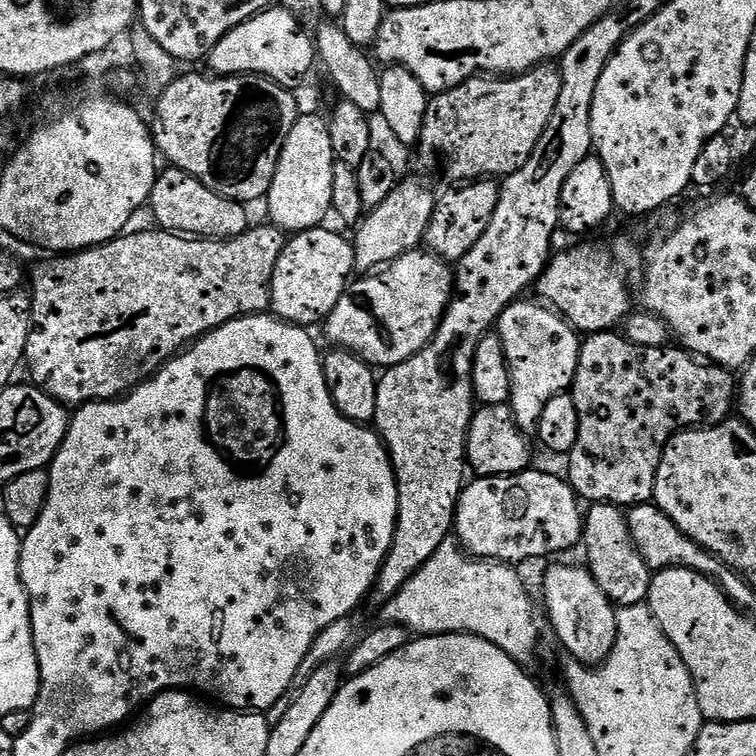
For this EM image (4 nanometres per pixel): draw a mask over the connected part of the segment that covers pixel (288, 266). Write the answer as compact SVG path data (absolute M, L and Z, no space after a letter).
M328 226L311 228L305 232L297 232L285 243L282 254L274 266L272 275L272 303L271 311L281 320L286 320L290 324L297 326L319 325L327 320L329 314L338 306L338 298L348 289L350 281L356 272L354 262L354 250L352 241L346 235L339 236L336 232L331 232Z

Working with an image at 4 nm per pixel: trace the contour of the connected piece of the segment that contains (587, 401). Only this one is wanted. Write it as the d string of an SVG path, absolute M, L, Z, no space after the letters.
M613 330L610 332L591 333L581 343L578 370L574 374L570 395L574 406L578 410L578 438L574 442L571 452L567 453L566 456L566 460L568 460L566 479L572 485L581 501L587 502L589 505L617 504L619 508L627 510L635 508L638 504L647 504L653 499L654 486L658 478L658 466L662 462L664 448L670 442L672 436L675 436L677 432L687 432L689 428L703 428L713 424L720 424L733 415L734 405L738 400L738 380L729 369L720 368L716 364L701 362L691 352L686 352L679 346L665 346L662 348L634 346L634 342L624 339L619 331Z

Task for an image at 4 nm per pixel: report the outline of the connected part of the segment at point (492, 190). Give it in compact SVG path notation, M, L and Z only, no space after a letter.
M492 178L452 186L449 192L441 191L436 198L430 226L424 235L427 251L445 262L461 260L467 252L474 250L474 242L486 234L486 226L490 226L490 218L494 218L494 210L498 210L499 197L500 184Z

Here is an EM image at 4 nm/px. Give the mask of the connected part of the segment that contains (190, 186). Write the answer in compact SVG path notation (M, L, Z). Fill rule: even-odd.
M165 167L157 175L152 187L152 199L150 209L152 216L157 220L159 227L166 232L183 234L189 238L201 240L229 240L238 238L248 231L249 209L238 200L231 200L222 194L214 194L202 182L198 182L192 176L188 176L180 168Z

